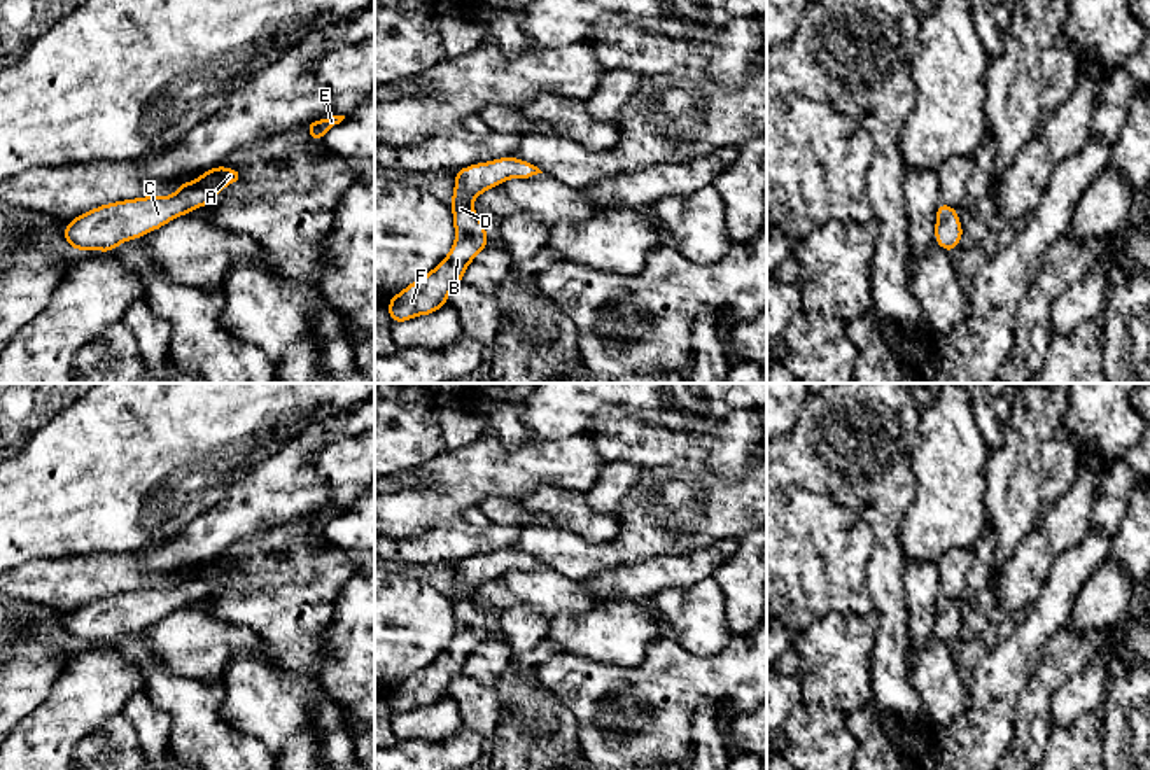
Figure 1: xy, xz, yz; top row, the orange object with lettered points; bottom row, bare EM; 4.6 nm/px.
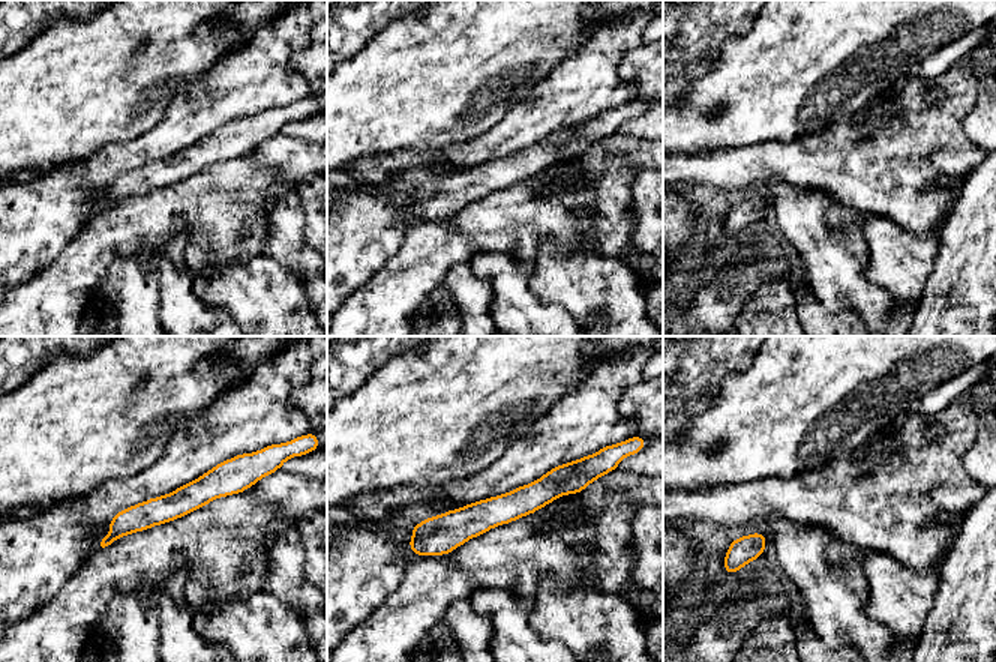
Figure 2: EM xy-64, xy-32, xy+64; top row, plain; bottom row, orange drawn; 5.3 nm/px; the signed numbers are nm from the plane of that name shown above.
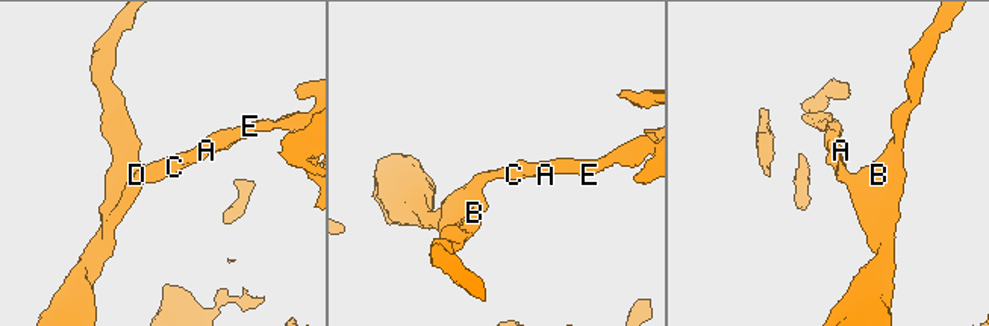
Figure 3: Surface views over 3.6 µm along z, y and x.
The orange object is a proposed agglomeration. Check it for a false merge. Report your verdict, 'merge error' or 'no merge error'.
no merge error

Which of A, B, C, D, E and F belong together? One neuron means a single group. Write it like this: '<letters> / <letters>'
A B C D E F

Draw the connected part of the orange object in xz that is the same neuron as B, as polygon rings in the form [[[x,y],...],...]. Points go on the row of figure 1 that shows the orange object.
[[[501,158],[455,172],[453,198],[448,203],[453,210],[453,247],[434,270],[389,299],[392,322],[431,315],[445,306],[450,290],[462,282],[471,261],[487,247],[488,236],[474,212],[474,198],[513,177],[530,178],[537,173],[543,172],[536,164],[516,158]]]

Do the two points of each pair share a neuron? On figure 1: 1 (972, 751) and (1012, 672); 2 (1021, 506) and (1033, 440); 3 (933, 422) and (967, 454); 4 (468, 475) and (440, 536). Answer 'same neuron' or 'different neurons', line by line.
1: same neuron
2: same neuron
3: same neuron
4: different neurons

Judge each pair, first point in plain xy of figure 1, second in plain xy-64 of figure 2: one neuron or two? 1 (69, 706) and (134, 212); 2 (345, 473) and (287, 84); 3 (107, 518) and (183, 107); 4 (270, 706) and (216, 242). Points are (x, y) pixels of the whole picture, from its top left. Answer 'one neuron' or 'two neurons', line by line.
1: one neuron
2: two neurons
3: two neurons
4: two neurons

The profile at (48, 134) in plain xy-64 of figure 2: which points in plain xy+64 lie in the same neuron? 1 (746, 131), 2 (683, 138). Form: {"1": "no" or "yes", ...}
{"1": "yes", "2": "yes"}

